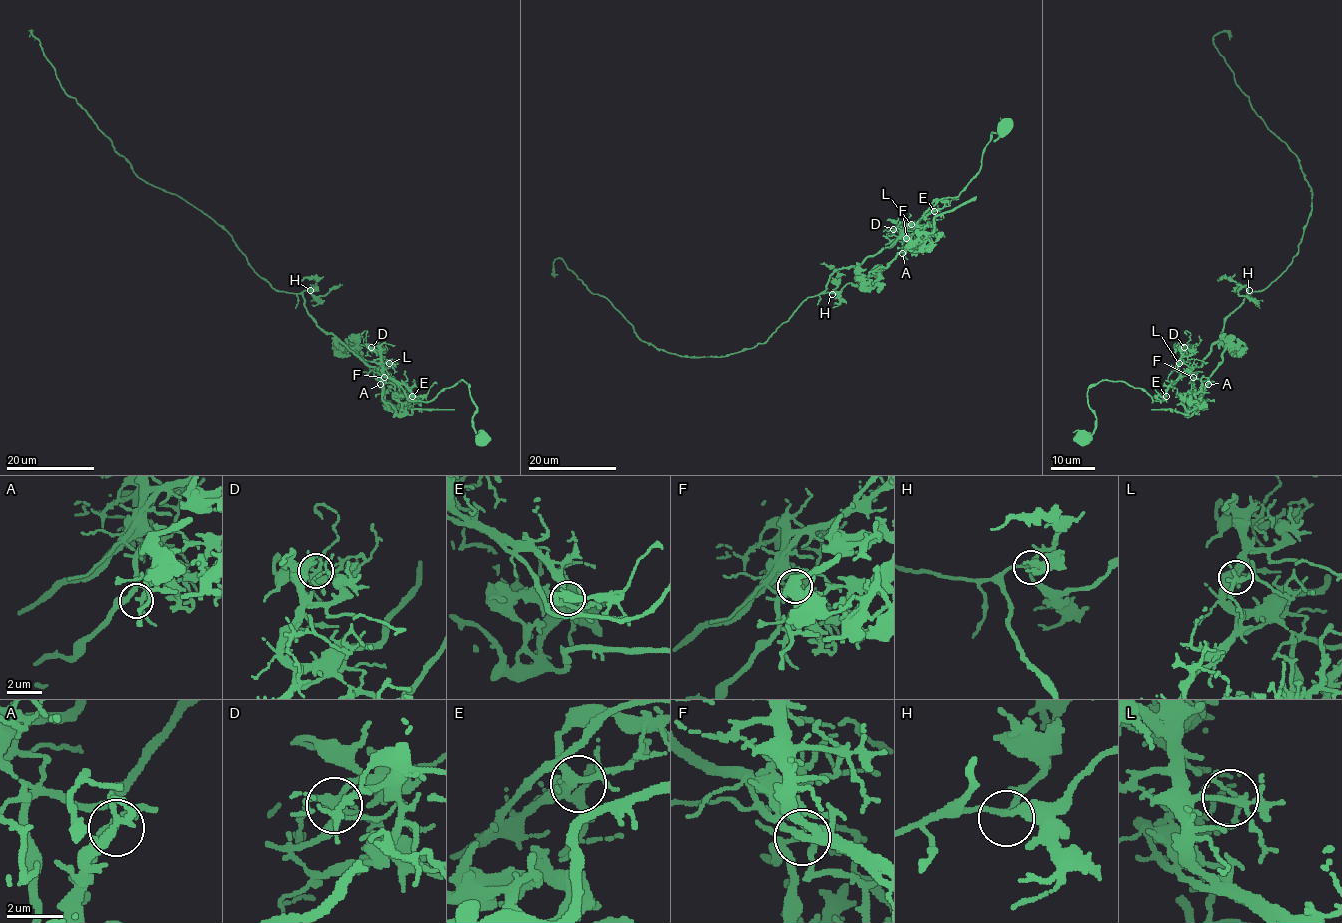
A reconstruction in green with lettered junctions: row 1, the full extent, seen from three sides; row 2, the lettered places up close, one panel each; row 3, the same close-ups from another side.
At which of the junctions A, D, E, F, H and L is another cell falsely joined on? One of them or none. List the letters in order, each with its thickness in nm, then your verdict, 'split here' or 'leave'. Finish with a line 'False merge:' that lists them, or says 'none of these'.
A: 180 nm thick; leave
D: 300 nm thick; leave
E: 240 nm thick; leave
F: 180 nm thick; split here
H: 190 nm thick; leave
L: 180 nm thick; leave
False merge: F

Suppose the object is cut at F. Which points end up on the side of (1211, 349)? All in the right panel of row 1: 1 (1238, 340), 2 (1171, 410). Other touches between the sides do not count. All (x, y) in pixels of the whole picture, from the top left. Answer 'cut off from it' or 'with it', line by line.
1: cut off from it
2: cut off from it

